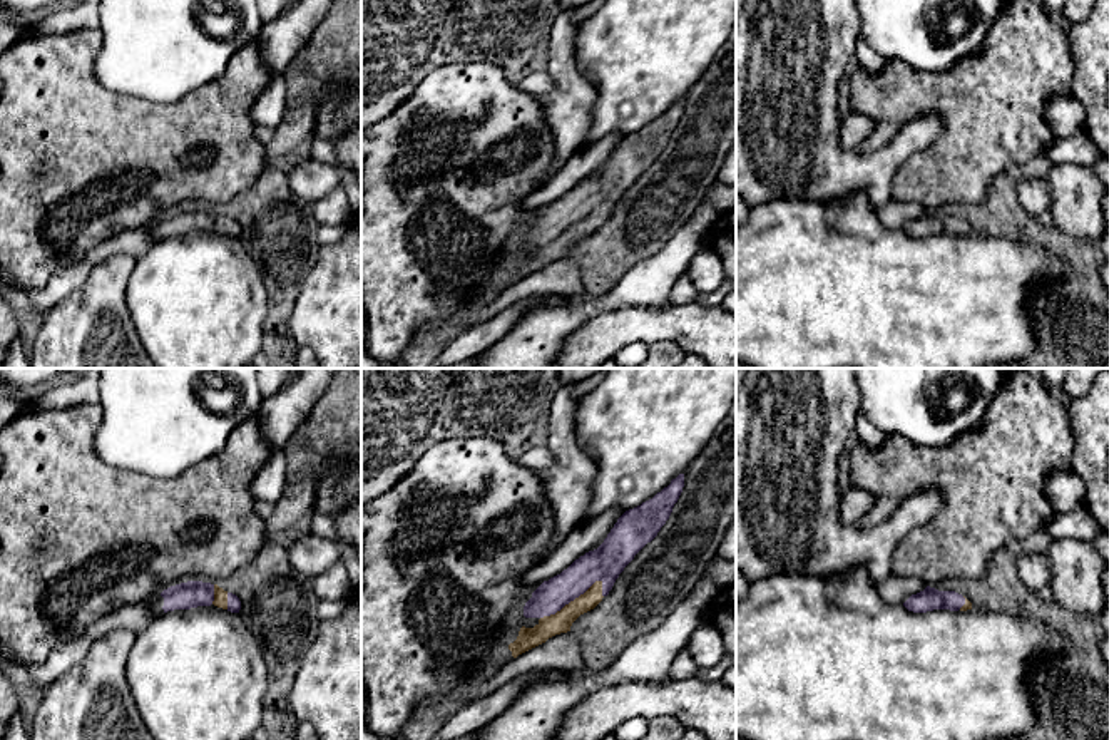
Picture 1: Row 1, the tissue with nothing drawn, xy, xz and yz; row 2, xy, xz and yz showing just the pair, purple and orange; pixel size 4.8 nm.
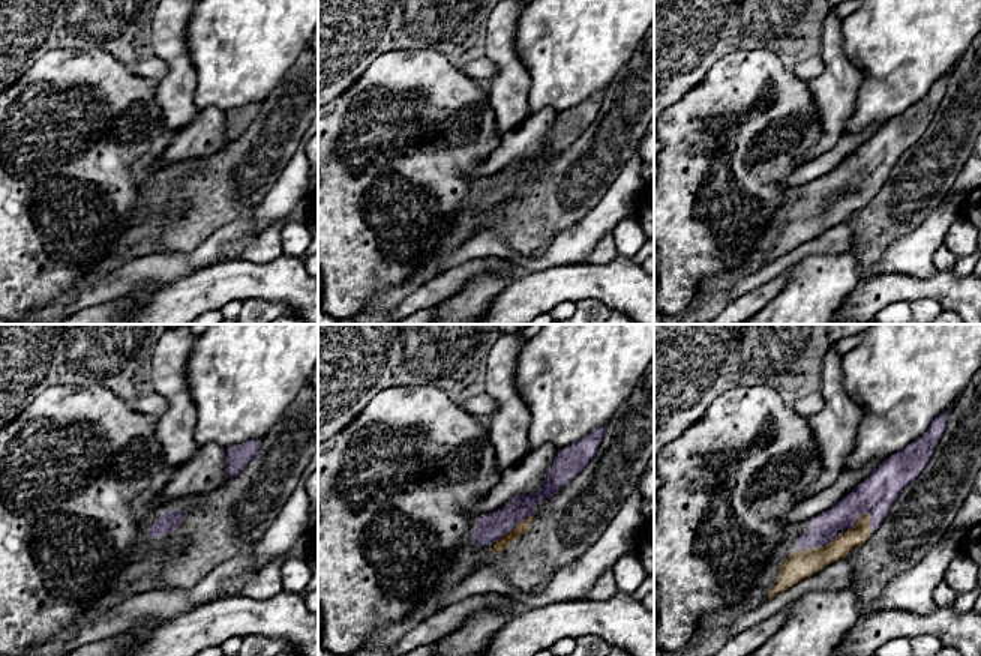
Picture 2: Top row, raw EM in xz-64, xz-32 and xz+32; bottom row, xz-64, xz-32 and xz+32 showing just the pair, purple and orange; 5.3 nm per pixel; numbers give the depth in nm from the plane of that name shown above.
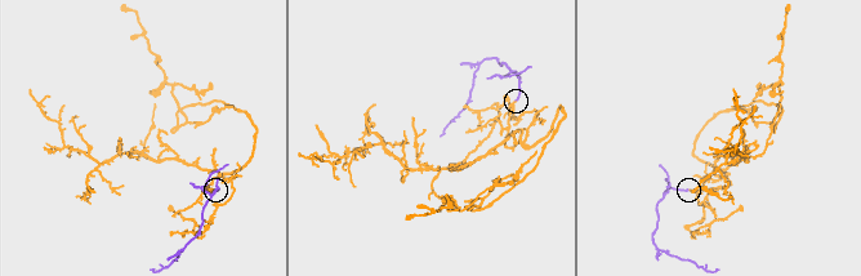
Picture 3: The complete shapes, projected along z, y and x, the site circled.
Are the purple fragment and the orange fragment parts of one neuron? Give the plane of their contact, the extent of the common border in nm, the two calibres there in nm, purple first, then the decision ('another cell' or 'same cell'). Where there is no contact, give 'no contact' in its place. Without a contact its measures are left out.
contact in xz; length 360 nm; calibres 170 and 100 nm; same cell

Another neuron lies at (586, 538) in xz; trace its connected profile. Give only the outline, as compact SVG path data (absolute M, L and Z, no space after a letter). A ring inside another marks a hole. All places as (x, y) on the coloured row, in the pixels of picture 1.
M611 509L590 519L585 526L570 531L547 558L540 559L530 571L524 573L520 583L525 588L534 588L560 574L575 559L597 549L622 514L621 509Z

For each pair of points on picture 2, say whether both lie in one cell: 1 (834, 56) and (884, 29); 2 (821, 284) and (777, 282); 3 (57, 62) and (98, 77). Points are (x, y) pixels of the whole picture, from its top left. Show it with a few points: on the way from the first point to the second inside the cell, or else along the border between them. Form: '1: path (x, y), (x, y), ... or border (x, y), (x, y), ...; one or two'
1: border (840, 18), (842, 48), (863, 74), (863, 81); two
2: border (786, 272), (783, 288), (761, 308); two
3: path (68, 72), (72, 77), (87, 77); one

